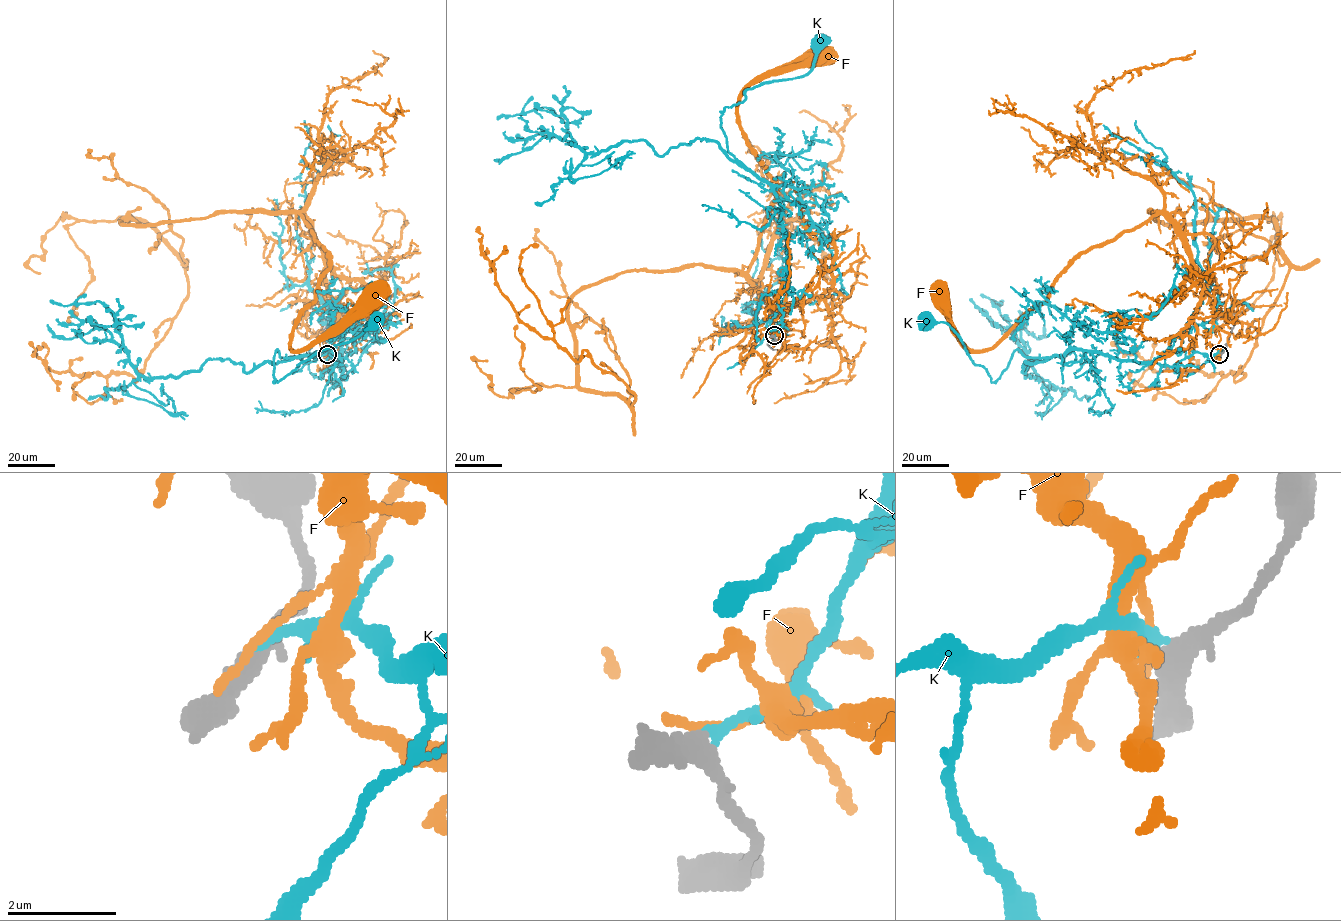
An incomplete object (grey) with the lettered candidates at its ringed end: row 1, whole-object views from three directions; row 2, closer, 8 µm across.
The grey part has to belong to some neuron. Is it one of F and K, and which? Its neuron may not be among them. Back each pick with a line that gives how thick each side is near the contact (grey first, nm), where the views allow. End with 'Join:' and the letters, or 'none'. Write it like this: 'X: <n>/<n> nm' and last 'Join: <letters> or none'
K: 360/130 nm
Join: K

